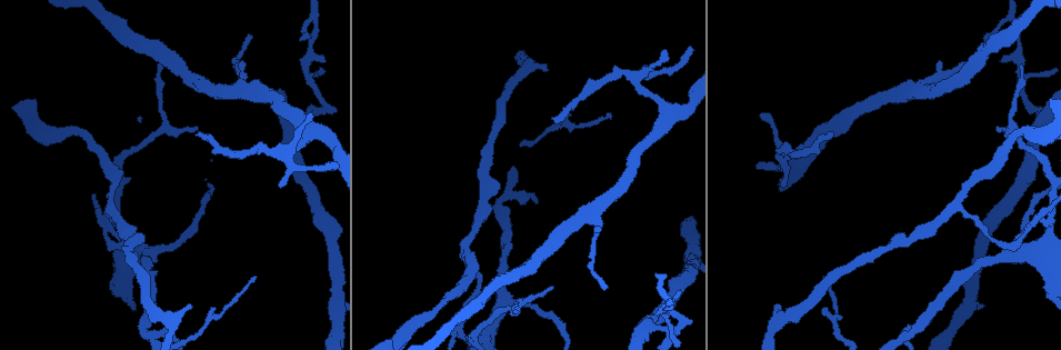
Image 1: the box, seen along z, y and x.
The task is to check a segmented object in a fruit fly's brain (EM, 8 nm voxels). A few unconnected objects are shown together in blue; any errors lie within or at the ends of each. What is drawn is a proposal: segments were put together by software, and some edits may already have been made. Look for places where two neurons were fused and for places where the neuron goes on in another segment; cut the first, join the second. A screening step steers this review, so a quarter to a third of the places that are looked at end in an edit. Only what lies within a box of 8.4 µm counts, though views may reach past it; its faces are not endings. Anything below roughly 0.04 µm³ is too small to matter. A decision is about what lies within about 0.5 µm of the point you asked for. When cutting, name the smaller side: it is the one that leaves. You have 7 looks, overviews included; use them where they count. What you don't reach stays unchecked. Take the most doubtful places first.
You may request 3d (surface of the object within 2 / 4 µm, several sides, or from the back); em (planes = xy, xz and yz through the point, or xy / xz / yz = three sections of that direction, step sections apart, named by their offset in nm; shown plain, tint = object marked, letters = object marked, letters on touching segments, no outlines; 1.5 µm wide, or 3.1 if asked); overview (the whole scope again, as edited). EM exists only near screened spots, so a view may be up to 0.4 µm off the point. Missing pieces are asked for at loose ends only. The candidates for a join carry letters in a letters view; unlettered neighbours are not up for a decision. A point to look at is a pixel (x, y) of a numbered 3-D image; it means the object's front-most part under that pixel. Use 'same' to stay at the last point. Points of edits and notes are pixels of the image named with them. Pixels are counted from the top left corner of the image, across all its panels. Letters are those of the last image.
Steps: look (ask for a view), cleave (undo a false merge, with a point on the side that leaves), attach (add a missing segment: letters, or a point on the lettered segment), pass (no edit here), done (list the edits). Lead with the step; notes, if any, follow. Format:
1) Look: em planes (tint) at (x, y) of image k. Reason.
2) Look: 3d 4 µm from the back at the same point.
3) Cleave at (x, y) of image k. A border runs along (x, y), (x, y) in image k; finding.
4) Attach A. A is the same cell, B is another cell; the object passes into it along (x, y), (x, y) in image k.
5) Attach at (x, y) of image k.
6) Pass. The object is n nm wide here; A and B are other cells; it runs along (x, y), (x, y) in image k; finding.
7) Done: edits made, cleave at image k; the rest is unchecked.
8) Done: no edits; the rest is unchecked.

Look: em planes (tint) at (99, 213) of image 1. Sharp bend.

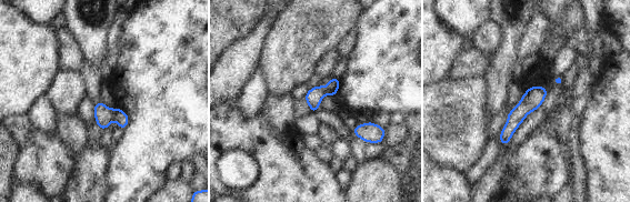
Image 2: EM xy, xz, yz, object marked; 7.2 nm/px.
Look: em planes (letters) at the same point. What lies round it.

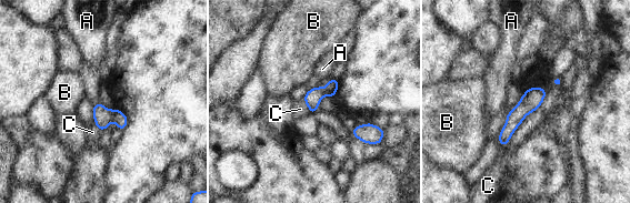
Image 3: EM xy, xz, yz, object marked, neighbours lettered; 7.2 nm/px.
Cleave at (102, 117) of image 3. The object is 120 nm wide here; A, B and C are other cells; a border runs along (110, 110), (112, 120) in image 3; two neurons meet here.

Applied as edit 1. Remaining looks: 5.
Look: 3d 4 µm at (919, 90) of image 1. A fork.

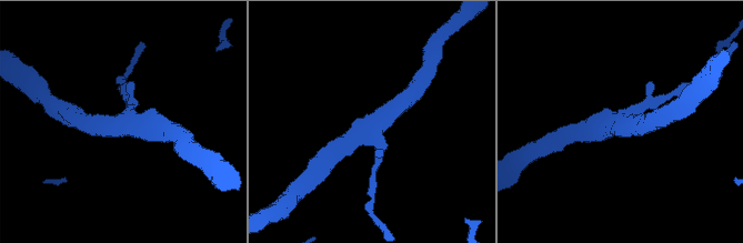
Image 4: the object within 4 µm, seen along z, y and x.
Look: em xz step 8 (tint) at (125, 123) of image 4.

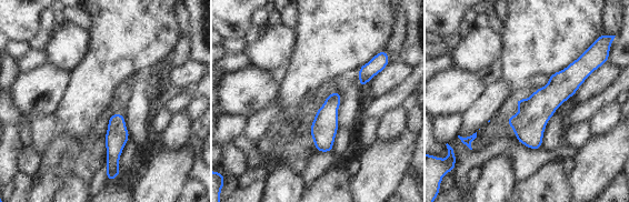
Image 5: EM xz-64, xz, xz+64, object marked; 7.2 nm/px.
Look: em planes (letters) at the same point. Another direction.

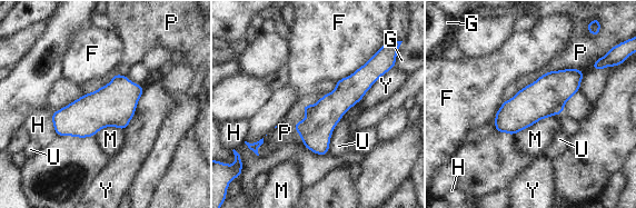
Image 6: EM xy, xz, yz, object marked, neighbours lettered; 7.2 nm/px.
Pass. The object is 220 nm wide here; the longest contact is with Y, 340 nm; F, G, H, M, P, U and Y are other cells; all the same neuron.

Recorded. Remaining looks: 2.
Done: edits made, cleave at image 3; the rest is unchecked.

